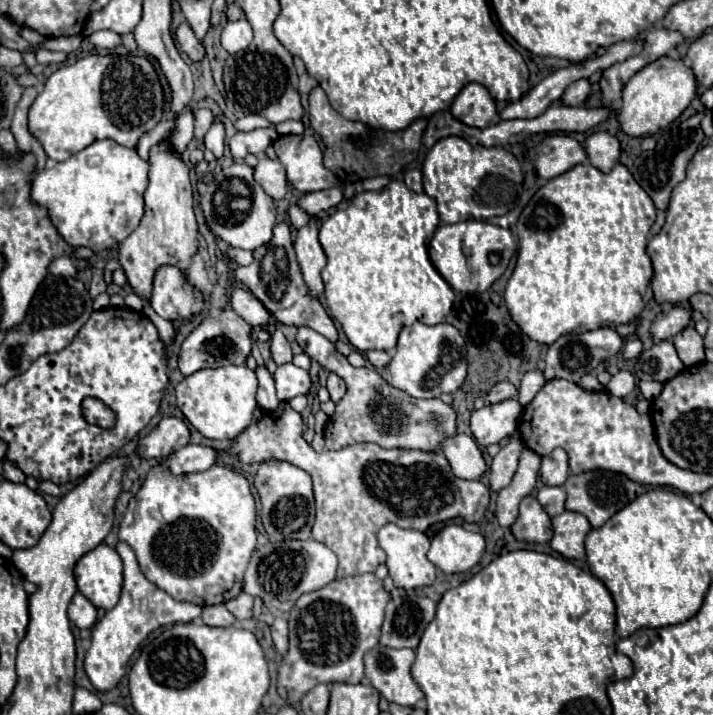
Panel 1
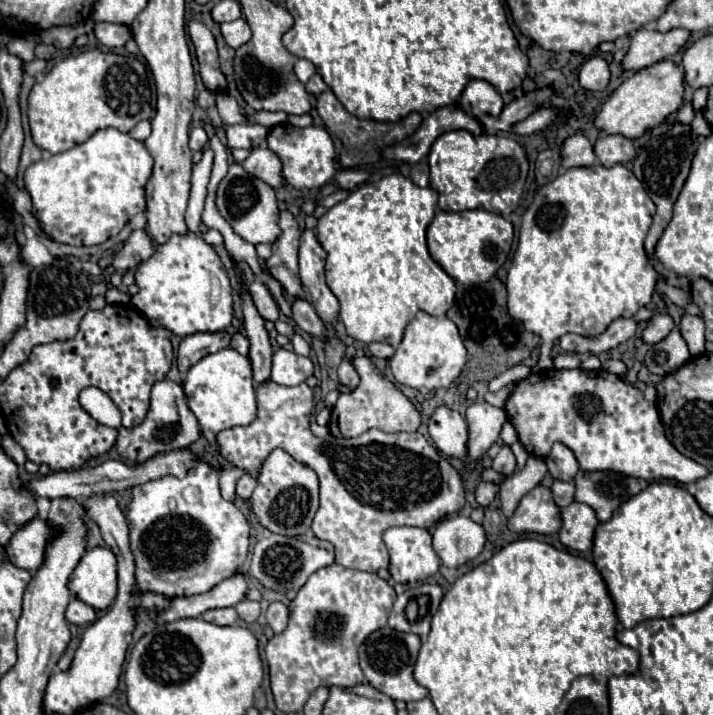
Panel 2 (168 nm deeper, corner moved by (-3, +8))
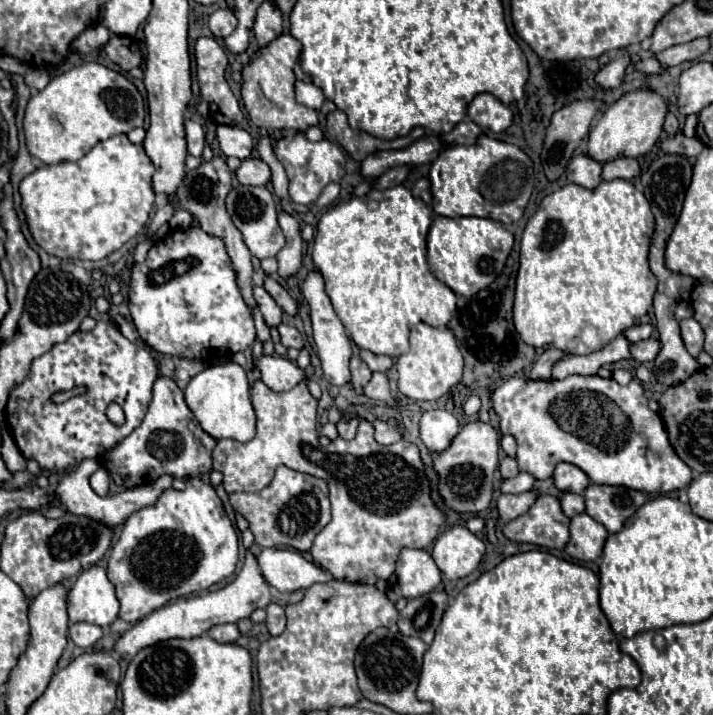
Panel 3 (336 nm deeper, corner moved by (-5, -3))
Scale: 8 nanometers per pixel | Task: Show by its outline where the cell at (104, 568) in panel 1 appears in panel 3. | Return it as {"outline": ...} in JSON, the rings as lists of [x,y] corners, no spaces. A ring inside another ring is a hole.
{"outline":[[[93,565],[77,577],[67,597],[67,613],[71,621],[87,621],[99,627],[107,627],[115,621],[119,599],[107,577],[107,569]]]}

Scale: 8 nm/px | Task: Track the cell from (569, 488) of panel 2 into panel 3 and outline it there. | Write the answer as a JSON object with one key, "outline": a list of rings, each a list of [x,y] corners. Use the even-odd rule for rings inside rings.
{"outline":[[[563,493],[563,497],[561,497],[561,507],[563,507],[563,513],[565,513],[567,517],[573,517],[573,515],[577,515],[577,513],[583,513],[583,511],[585,511],[583,495]]]}

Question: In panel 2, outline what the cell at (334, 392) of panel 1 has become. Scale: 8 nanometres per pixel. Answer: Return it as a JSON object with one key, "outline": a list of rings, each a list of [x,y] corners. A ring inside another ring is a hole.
{"outline":[[[347,346],[347,351],[345,352],[345,356],[343,356],[343,362],[339,364],[339,372],[337,372],[341,384],[347,386],[347,388],[355,388],[359,384],[359,374],[357,374],[357,370],[353,366],[353,358],[355,358],[355,355],[356,348]]]}

